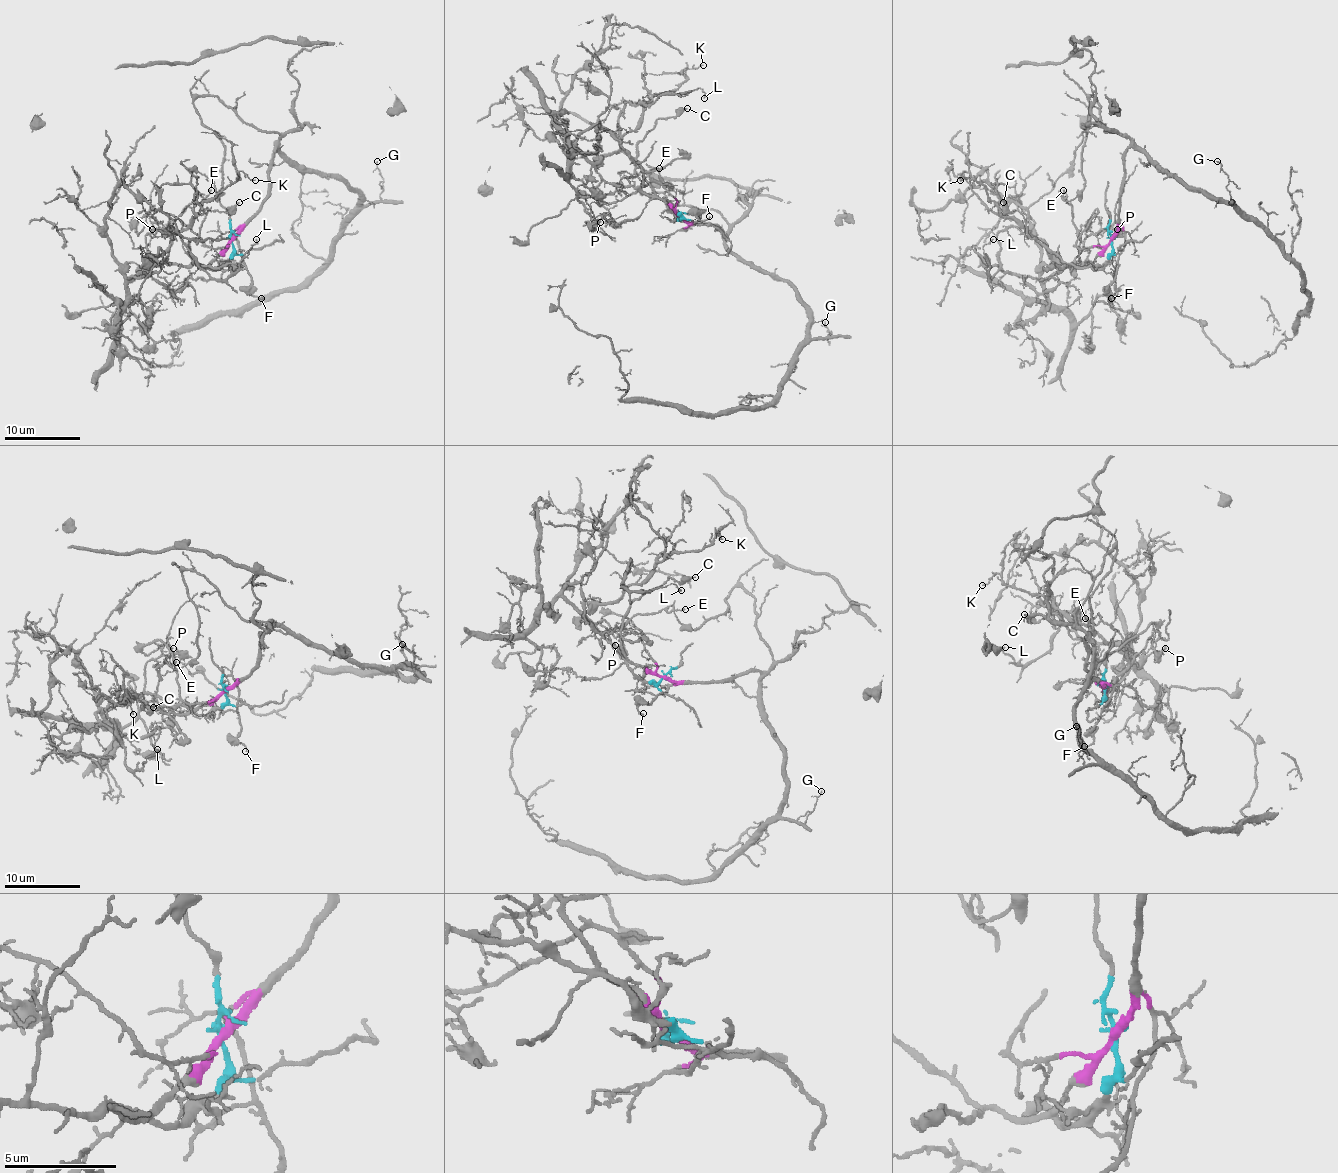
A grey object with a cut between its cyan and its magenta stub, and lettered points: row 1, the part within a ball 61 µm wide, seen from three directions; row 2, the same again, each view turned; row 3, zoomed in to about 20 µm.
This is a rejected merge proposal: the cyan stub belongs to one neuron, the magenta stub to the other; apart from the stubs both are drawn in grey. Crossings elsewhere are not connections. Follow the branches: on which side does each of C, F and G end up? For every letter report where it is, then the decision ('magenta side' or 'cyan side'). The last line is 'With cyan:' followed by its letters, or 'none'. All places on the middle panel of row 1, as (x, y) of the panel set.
C: place (687, 108); magenta side
F: place (709, 216); magenta side
G: place (825, 322); magenta side
With cyan: none

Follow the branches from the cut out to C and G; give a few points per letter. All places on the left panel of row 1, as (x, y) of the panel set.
C: (230, 239), (204, 268), (196, 264), (189, 252), (189, 243), (200, 234), (208, 211), (229, 211), (238, 201)
G: (230, 239), (266, 196), (276, 147), (295, 164), (336, 175), (365, 205), (380, 200), (384, 182), (376, 162)

